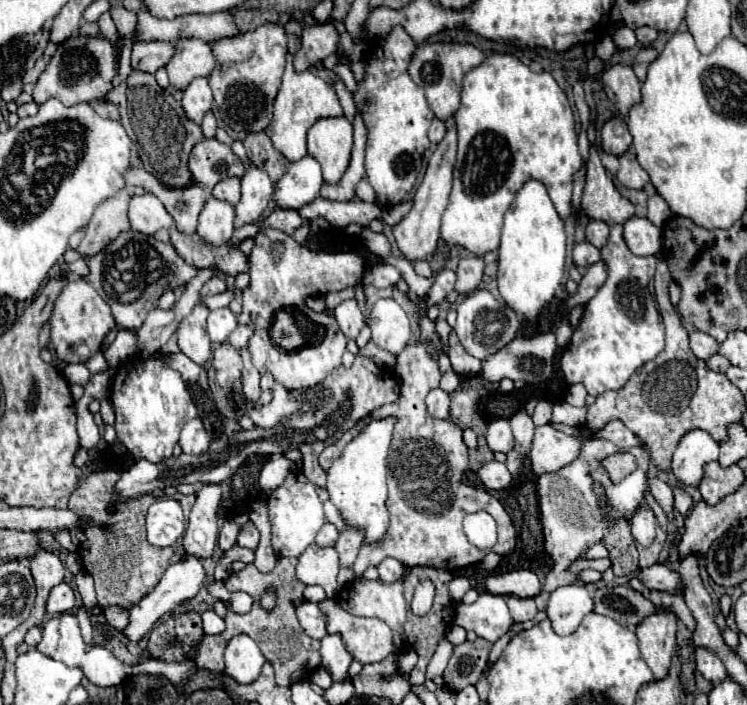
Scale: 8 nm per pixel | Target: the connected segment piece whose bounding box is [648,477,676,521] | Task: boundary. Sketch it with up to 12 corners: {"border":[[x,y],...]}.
{"border":[[648,477],[650,493],[674,521],[674,493],[664,481]]}

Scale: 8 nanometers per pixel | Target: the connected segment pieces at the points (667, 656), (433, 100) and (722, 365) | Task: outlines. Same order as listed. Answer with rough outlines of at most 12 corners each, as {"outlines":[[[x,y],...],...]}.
{"outlines":[[[658,609],[636,627],[640,653],[656,679],[678,651],[676,615]],[[468,43],[416,47],[408,73],[440,121],[460,107],[462,77],[484,61]],[[712,355],[706,363],[712,371],[724,373],[730,361],[722,355]]]}

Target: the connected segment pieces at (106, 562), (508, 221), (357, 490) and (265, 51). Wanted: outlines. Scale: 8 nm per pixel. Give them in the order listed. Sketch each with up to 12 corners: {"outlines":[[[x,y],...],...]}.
{"outlines":[[[90,473],[68,509],[94,519],[78,547],[100,605],[132,609],[184,557],[152,547],[154,497],[116,501]],[[528,181],[504,215],[498,291],[536,321],[564,277],[566,231]],[[396,419],[372,421],[328,471],[330,501],[386,535],[386,455]],[[266,23],[212,43],[222,121],[266,131],[286,31]]]}

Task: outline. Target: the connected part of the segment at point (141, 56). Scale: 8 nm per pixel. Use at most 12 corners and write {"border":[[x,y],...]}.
{"border":[[136,41],[132,69],[156,73],[174,55],[170,41]]}

